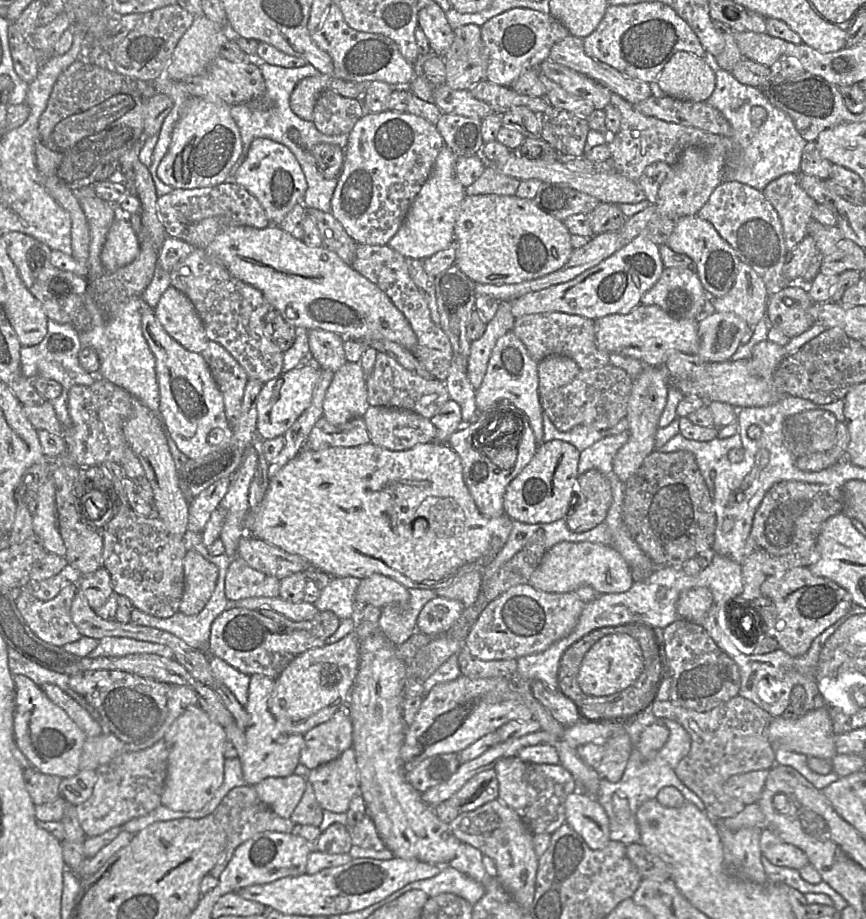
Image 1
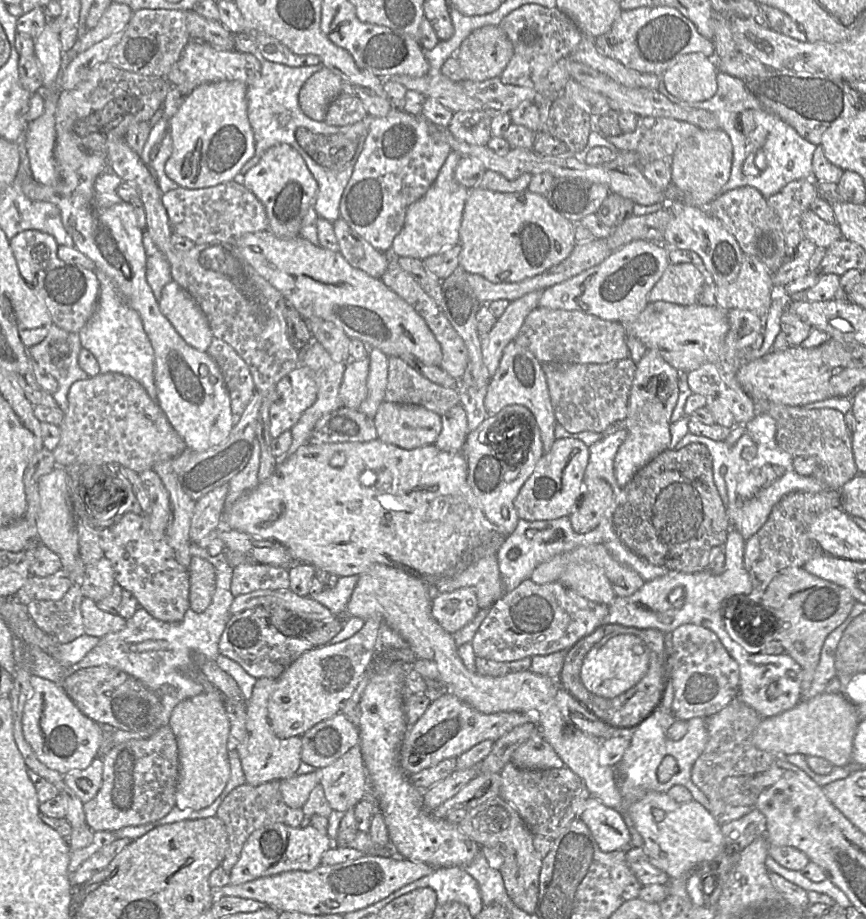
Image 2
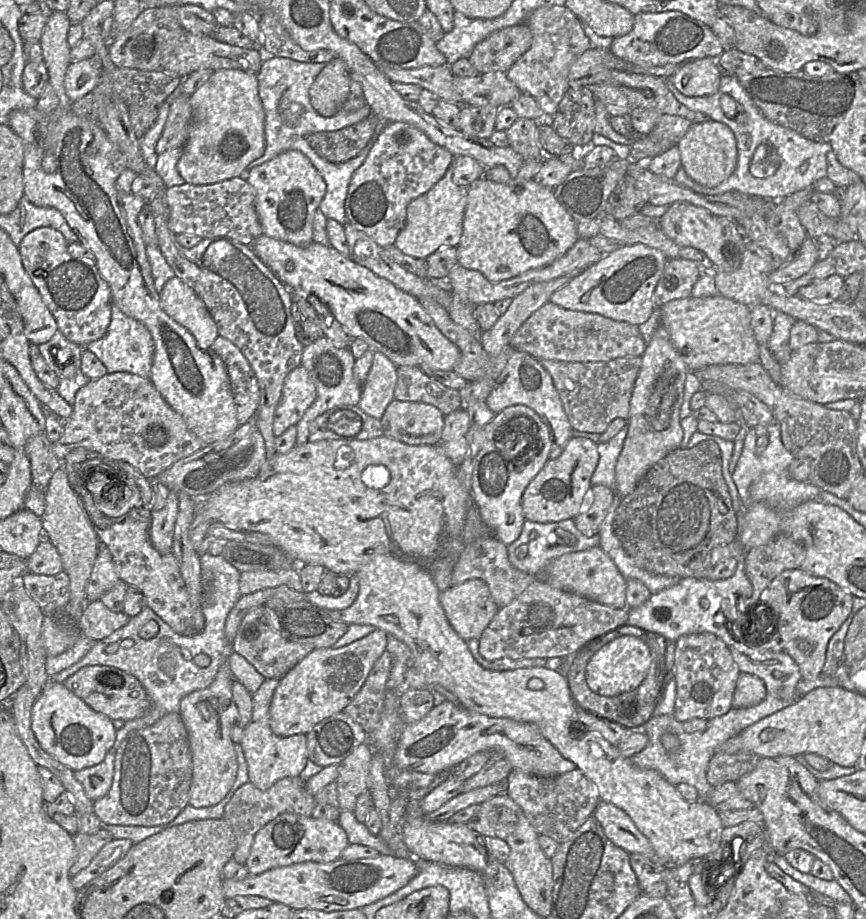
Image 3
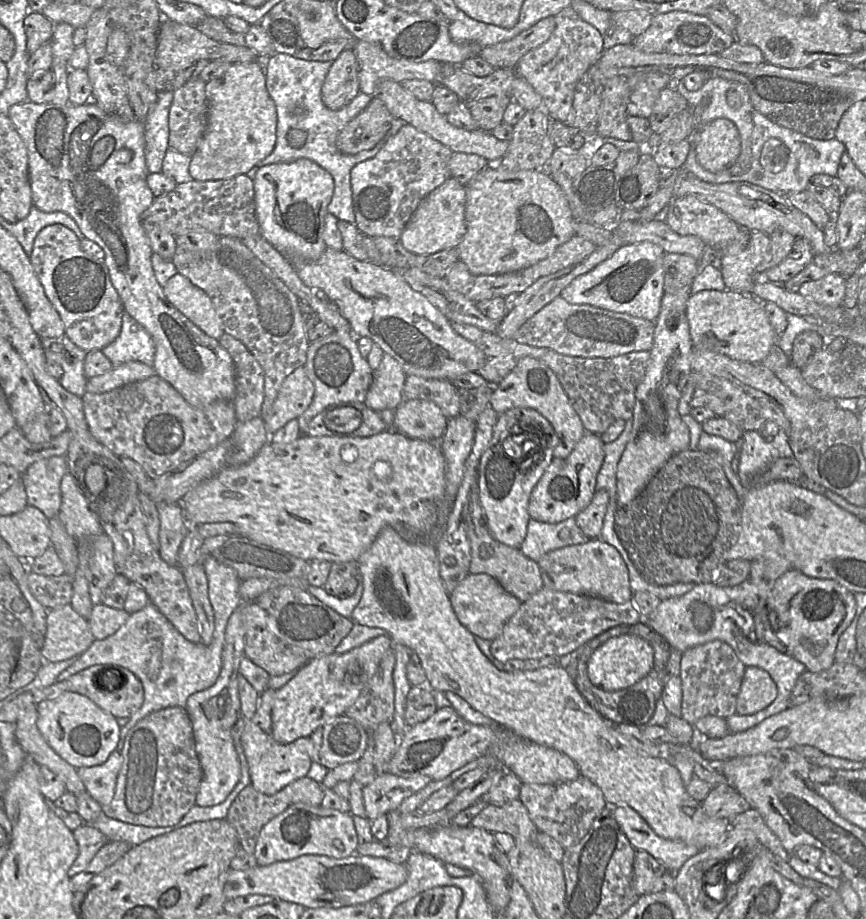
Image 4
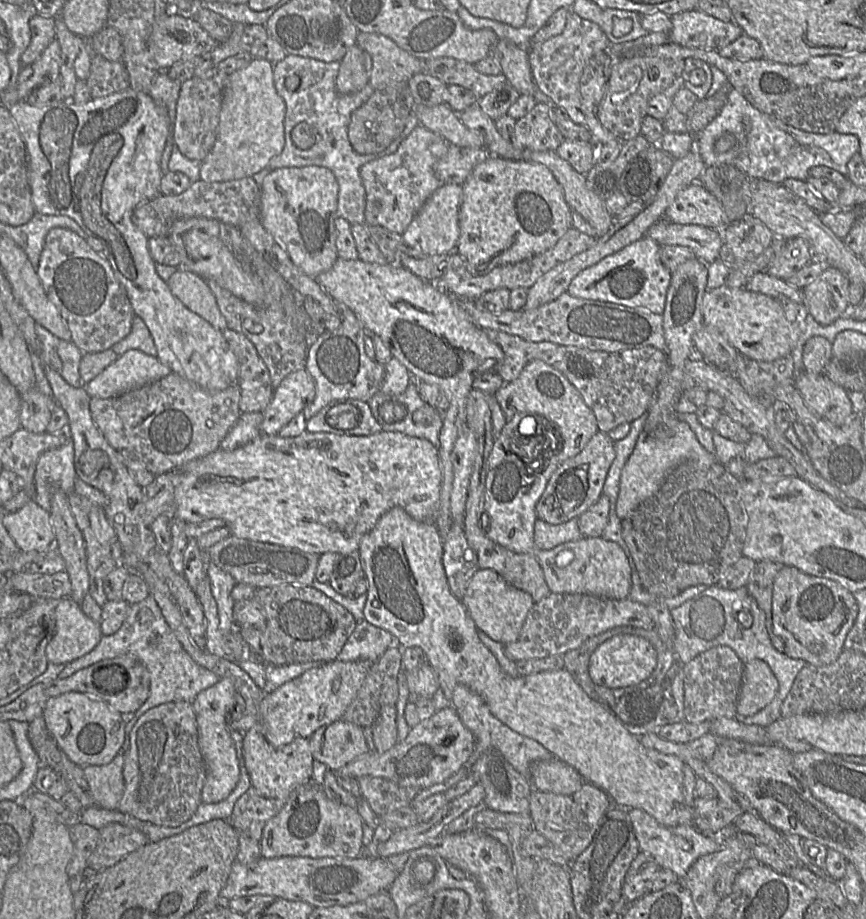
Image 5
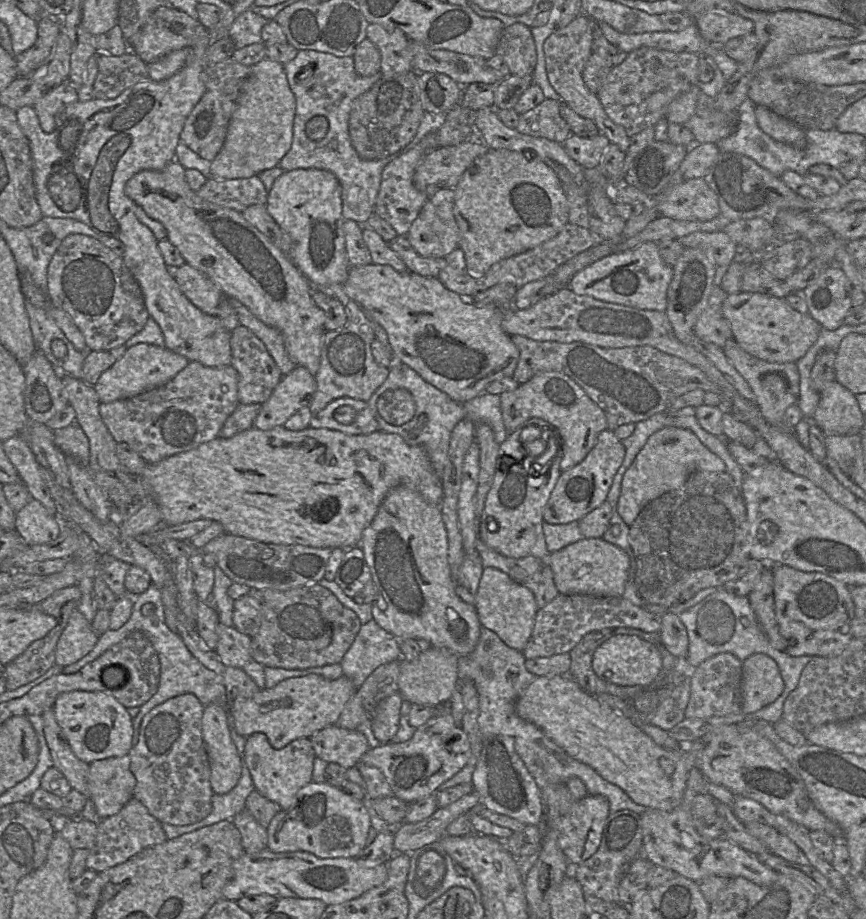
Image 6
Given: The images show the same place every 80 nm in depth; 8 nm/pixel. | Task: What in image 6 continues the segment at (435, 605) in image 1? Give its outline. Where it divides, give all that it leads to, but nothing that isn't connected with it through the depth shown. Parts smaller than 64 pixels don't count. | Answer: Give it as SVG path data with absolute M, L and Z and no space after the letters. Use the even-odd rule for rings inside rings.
M487 567L483 571L474 606L481 625L495 632L507 646L519 651L526 647L539 610L530 589L515 582L503 571Z

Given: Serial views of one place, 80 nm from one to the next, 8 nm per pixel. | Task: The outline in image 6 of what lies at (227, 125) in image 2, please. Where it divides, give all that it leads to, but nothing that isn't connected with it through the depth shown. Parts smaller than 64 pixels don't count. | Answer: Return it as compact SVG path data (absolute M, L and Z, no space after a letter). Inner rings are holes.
M268 58L253 65L241 87L223 147L211 161L208 179L221 181L250 178L278 166L292 144L295 110L296 99L284 66Z

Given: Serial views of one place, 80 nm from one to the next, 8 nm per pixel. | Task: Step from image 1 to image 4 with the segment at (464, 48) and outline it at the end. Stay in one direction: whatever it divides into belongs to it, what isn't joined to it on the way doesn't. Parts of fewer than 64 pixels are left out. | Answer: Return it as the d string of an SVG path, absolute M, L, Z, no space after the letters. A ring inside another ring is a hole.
M548 16L508 41L482 48L479 57L495 69L514 69L524 54L549 39L555 26L554 16Z

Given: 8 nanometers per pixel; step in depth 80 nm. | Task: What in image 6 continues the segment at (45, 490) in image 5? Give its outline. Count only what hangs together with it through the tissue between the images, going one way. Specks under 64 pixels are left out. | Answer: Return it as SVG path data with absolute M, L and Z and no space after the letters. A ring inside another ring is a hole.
M77 422L55 430L55 445L66 455L80 464L87 465L90 456L89 440Z

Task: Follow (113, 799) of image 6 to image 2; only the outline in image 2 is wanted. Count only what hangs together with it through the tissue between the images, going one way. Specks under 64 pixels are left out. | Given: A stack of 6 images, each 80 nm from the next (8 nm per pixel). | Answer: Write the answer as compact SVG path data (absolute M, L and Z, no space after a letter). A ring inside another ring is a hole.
M96 757L84 770L73 770L64 774L66 785L86 803L93 799L102 785L103 757Z

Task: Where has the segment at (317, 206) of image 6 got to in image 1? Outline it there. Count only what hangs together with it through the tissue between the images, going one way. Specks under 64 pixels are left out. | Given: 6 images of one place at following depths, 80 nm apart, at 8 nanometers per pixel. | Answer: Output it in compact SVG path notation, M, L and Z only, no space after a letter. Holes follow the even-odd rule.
M256 138L237 169L235 184L244 187L260 203L270 222L279 225L297 203L302 203L307 182L302 168L291 150L268 138Z

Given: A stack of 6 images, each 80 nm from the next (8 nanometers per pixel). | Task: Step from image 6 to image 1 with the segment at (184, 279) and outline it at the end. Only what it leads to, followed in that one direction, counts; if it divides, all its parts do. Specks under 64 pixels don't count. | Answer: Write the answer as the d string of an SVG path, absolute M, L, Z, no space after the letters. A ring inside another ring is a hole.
M175 287L166 289L154 313L164 330L188 351L201 353L207 346L209 340L197 310Z

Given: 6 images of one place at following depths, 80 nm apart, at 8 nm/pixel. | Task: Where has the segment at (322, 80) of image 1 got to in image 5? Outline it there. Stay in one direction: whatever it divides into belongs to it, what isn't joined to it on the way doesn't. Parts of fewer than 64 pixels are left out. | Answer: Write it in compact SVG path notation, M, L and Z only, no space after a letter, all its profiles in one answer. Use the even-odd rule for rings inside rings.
M354 45L348 49L336 77L336 90L340 94L355 93L365 87L369 80L370 58Z

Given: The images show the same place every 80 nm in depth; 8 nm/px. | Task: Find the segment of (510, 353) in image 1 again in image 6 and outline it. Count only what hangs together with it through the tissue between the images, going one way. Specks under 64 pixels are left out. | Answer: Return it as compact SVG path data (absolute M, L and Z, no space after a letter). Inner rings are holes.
M561 372L536 374L515 390L504 392L499 396L502 417L508 434L513 433L530 420L544 421L551 427L549 430L556 438L553 450L556 457L561 455L562 472L582 462L595 446L599 433L608 430L603 410L574 380Z

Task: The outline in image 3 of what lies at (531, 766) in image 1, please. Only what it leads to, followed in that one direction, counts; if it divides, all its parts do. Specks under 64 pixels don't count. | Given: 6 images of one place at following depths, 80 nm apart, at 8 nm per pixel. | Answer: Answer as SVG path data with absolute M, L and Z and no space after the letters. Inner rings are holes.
M578 768L552 777L540 777L512 769L506 783L505 794L522 808L537 833L551 837L559 844L567 841L593 815L600 801L596 784Z

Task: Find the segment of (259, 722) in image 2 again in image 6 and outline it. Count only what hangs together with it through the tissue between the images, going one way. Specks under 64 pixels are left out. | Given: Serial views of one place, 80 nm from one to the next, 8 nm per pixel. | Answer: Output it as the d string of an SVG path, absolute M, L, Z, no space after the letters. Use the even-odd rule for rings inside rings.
M254 733L246 738L244 754L255 790L264 798L278 804L282 810L293 808L296 805L297 792L312 781L316 756L308 738L296 739L284 748L275 750L264 734Z

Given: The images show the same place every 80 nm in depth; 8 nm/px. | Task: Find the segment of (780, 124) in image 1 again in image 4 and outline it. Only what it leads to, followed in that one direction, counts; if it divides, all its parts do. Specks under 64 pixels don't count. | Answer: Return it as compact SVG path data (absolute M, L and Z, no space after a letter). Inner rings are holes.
M712 75L699 90L689 91L681 81L678 84L677 81L679 80L672 78L668 87L676 89L687 100L695 115L696 129L713 120L724 118L736 126L740 136L740 154L737 160L720 172L705 169L698 162L696 150L691 143L691 149L682 166L686 176L714 184L749 182L773 192L788 195L807 190L812 176L816 174L837 175L841 157L846 150L844 144L836 138L813 139L772 122L753 107L747 87L741 83ZM728 92L736 96L738 107L728 105ZM705 97L709 97L709 103L703 106L702 100Z

